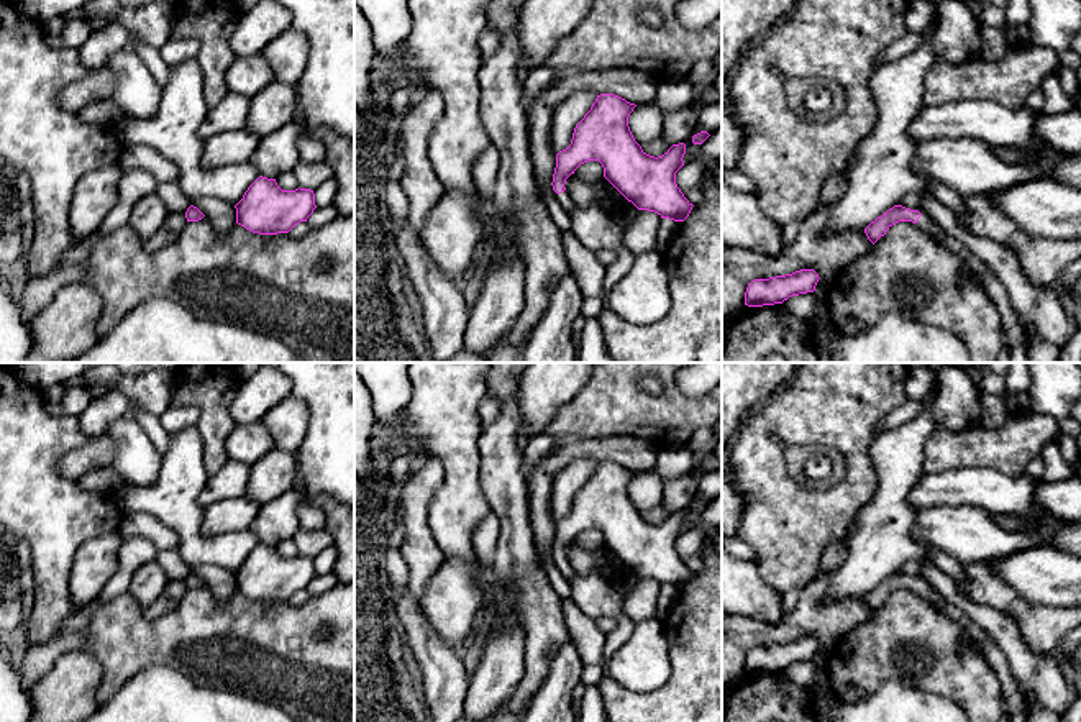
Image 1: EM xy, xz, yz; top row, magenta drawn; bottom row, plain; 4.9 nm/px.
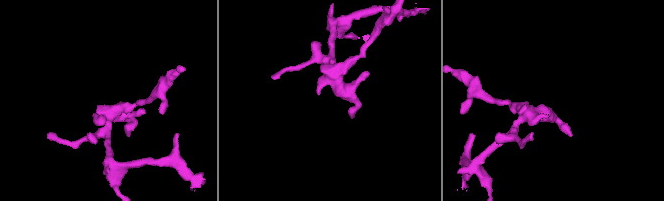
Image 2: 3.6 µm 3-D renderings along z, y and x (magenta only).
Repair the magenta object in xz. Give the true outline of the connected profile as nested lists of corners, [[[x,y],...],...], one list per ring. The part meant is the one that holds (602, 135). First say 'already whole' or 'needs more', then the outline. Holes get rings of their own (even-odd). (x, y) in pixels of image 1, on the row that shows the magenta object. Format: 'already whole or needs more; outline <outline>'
needs more; outline [[[600,94],[592,103],[591,110],[576,125],[571,144],[556,154],[556,167],[553,174],[553,190],[568,215],[571,215],[574,203],[566,192],[566,179],[574,171],[587,162],[599,161],[604,167],[604,177],[638,210],[658,213],[661,218],[684,222],[692,203],[684,197],[676,184],[676,172],[684,166],[686,144],[673,144],[663,156],[650,156],[635,141],[628,117],[636,105],[613,94]]]

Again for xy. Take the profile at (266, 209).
already whole; outline [[[259,176],[235,205],[236,223],[259,235],[289,233],[317,208],[310,189],[282,190],[276,179]]]

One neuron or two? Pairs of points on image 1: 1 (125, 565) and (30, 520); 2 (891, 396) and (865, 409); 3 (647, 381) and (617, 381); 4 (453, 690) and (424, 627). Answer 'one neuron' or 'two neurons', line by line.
1: two neurons
2: one neuron
3: two neurons
4: one neuron

